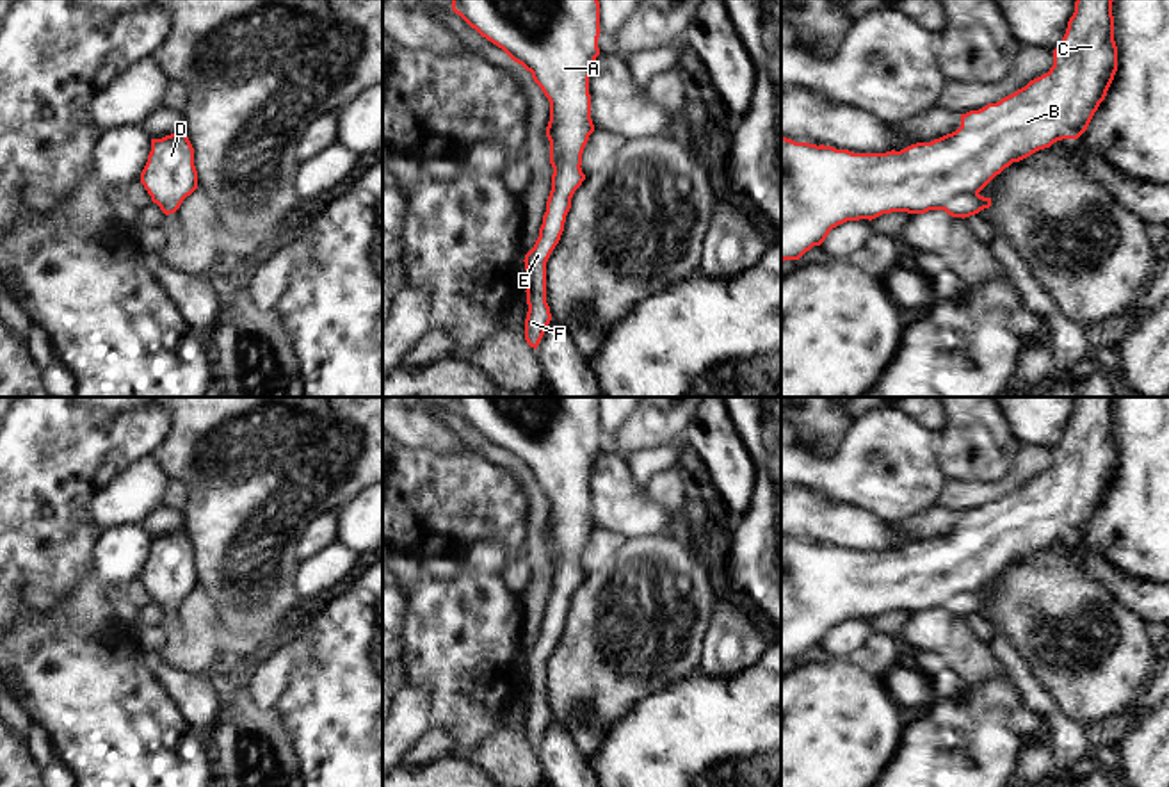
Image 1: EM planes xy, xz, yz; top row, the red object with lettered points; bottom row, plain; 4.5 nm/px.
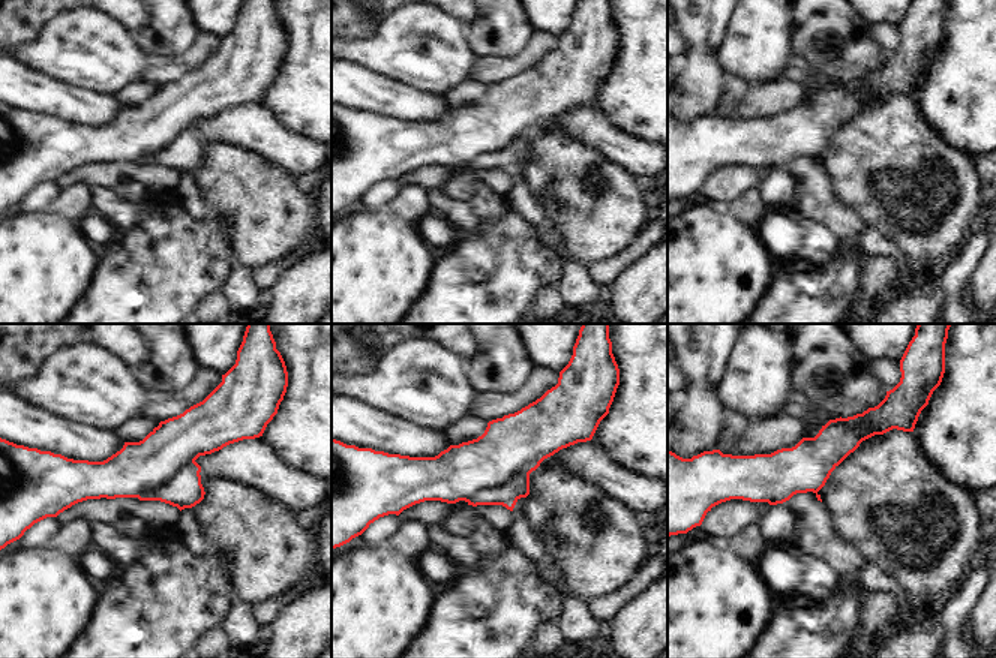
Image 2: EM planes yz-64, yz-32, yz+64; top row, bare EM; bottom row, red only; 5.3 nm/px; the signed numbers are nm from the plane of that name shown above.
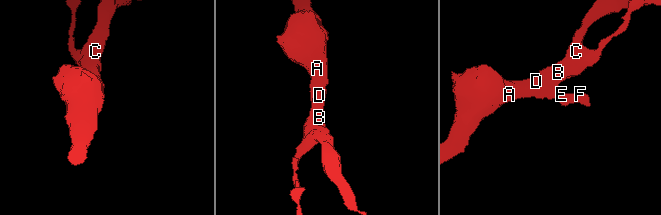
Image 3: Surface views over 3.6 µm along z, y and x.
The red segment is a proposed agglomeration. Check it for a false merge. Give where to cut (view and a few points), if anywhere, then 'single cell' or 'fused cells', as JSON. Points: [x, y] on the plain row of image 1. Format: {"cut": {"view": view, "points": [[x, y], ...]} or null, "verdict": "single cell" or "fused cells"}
{"cut": null, "verdict": "single cell"}

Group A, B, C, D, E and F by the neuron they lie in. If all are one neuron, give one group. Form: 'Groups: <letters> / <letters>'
Groups: A B C D E F

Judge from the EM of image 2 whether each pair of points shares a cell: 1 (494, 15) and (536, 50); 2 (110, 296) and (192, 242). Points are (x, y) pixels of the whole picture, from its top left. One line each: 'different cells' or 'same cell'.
1: different cells
2: same cell

